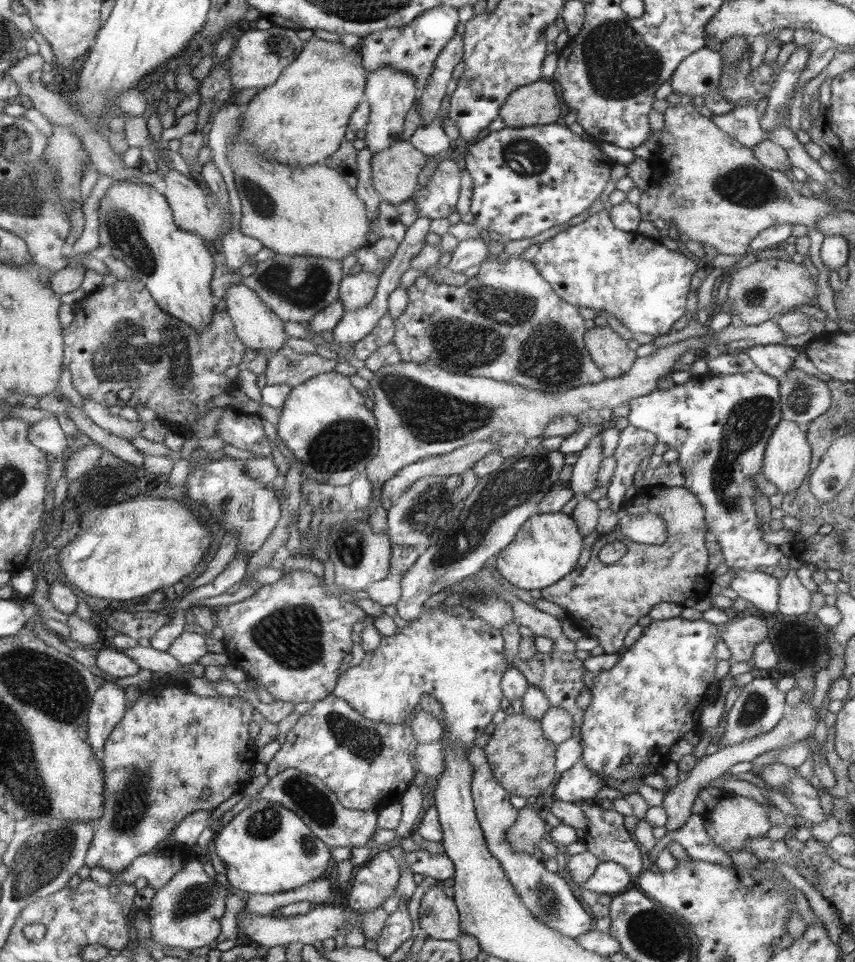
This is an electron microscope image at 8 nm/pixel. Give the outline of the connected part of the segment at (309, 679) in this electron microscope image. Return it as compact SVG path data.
M304 569L284 574L249 598L215 612L231 663L262 683L276 700L294 704L321 701L333 694L342 658L352 650L352 626L367 617L351 601L327 596L316 573Z

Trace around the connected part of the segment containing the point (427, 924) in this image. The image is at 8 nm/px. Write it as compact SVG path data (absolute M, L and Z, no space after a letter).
M432 886L420 900L418 922L422 933L436 940L458 940L462 921L455 901L446 896L442 886Z

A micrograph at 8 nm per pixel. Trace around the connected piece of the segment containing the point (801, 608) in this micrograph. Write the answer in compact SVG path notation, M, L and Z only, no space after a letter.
M789 572L779 582L778 613L784 616L802 616L810 613L810 601L812 592L806 584L800 580L796 572Z

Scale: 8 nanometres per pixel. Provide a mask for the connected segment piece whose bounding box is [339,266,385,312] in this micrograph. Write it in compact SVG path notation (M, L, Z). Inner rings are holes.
M379 268L377 272L364 272L358 275L348 274L339 282L339 299L343 304L345 312L360 310L372 302L374 298L381 272L385 269Z

